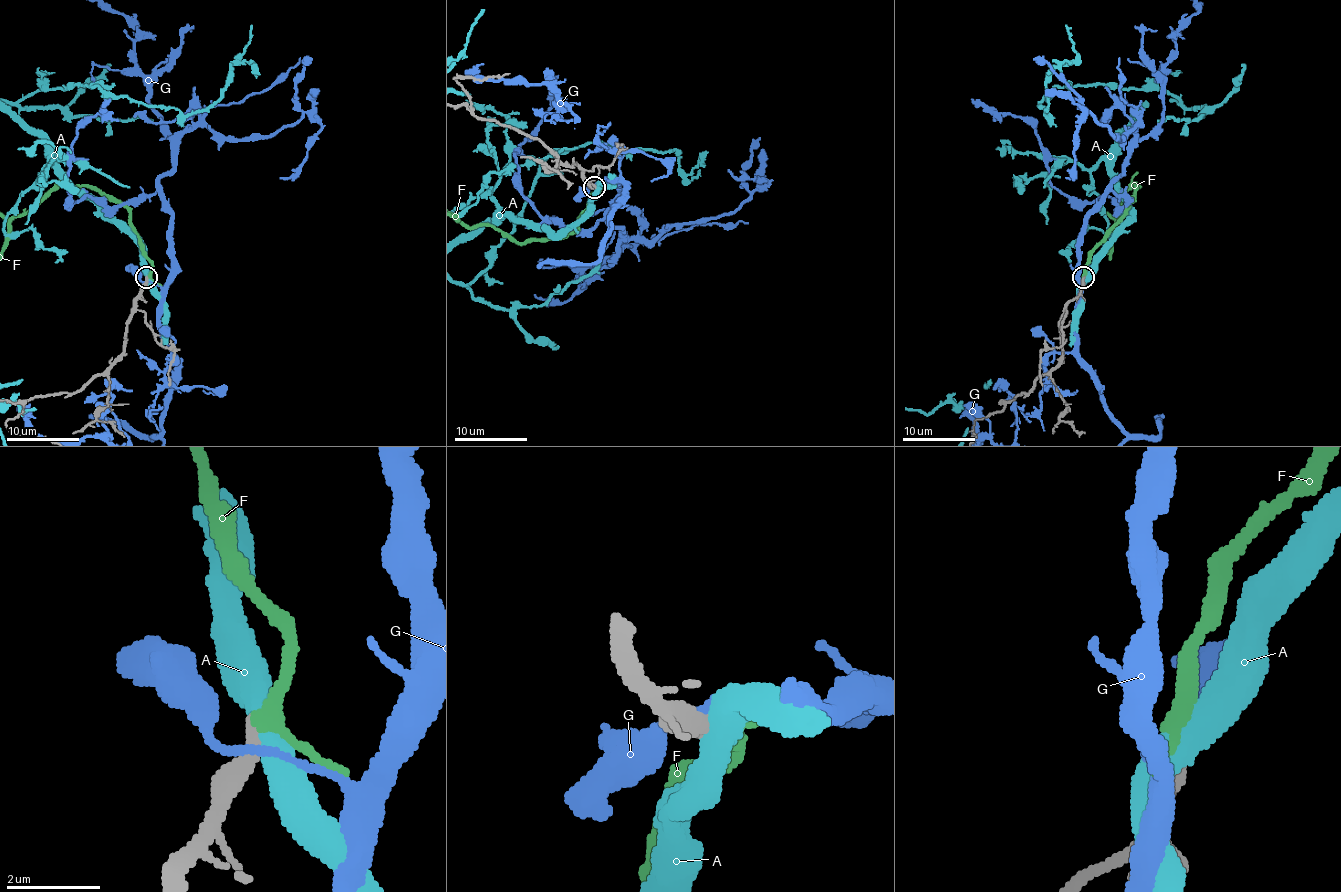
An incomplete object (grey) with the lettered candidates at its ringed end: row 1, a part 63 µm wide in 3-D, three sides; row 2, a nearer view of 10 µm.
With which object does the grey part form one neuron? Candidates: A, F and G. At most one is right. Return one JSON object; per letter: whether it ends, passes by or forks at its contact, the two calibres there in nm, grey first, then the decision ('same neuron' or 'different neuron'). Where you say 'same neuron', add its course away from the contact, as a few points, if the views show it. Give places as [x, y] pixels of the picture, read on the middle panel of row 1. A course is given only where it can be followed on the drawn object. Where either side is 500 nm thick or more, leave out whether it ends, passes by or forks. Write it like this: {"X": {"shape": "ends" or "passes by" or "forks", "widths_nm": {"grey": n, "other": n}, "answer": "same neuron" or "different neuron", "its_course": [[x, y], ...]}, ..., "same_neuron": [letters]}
{"A": {"widths_nm": {"grey": 440, "other": 550}, "answer": "different neuron"}, "F": {"shape": "passes by", "widths_nm": {"grey": 360, "other": 280}, "answer": "same neuron"}, "G": {"widths_nm": {"grey": 550, "other": 180}, "answer": "different neuron"}, "same_neuron": ["F"]}

